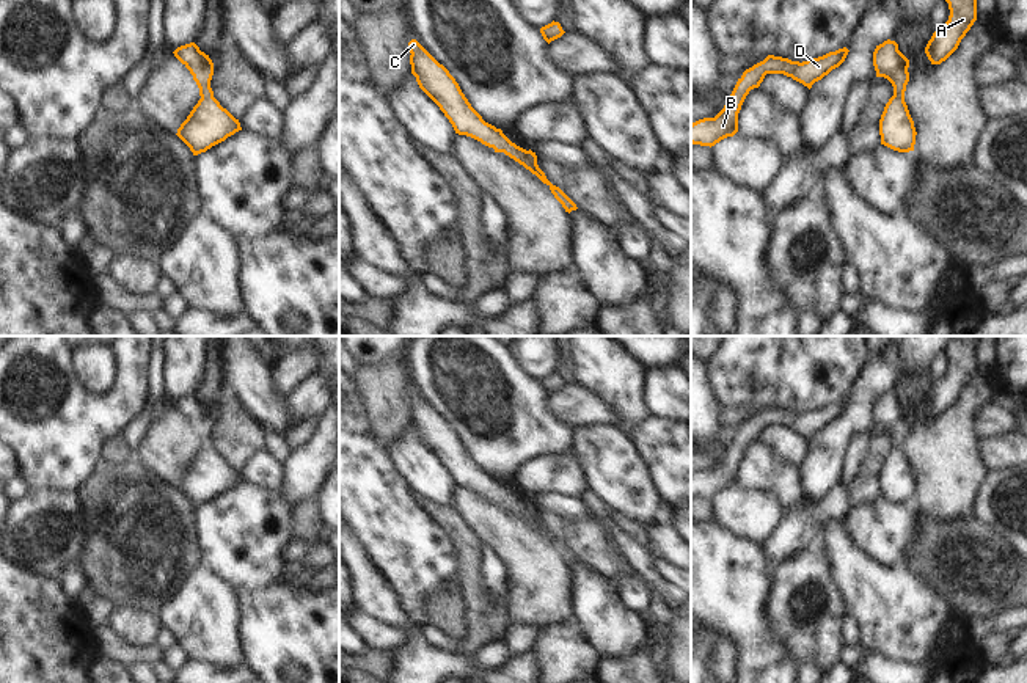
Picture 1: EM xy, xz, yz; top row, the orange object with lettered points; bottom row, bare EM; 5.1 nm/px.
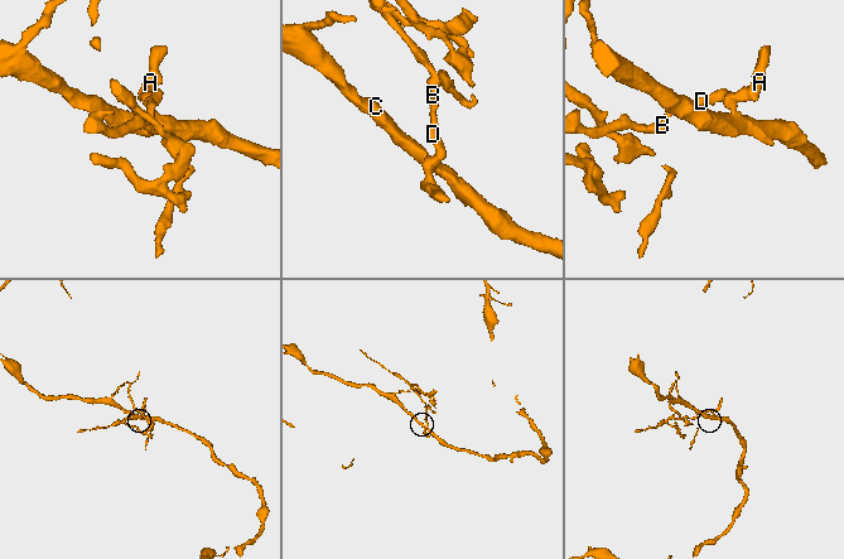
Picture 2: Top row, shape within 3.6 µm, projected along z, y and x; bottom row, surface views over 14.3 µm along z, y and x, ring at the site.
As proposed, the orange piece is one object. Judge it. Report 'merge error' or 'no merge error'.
merge error

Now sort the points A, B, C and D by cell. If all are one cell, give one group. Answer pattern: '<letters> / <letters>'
A B D / C

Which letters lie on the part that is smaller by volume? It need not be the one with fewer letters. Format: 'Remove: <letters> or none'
Remove: A, B, D

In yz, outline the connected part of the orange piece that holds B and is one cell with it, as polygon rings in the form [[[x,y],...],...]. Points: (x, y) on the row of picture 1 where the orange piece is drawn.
[[[843,47],[802,63],[768,55],[743,72],[732,94],[725,97],[724,108],[715,118],[704,118],[691,124],[691,143],[711,148],[724,138],[733,137],[738,132],[738,113],[746,96],[760,86],[766,74],[784,74],[810,89],[815,82],[839,68],[848,52]]]

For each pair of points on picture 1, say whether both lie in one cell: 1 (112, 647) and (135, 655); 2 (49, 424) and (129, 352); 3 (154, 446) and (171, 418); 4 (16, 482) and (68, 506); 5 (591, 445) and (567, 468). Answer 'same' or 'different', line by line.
1: same
2: same
3: same
4: different
5: different

